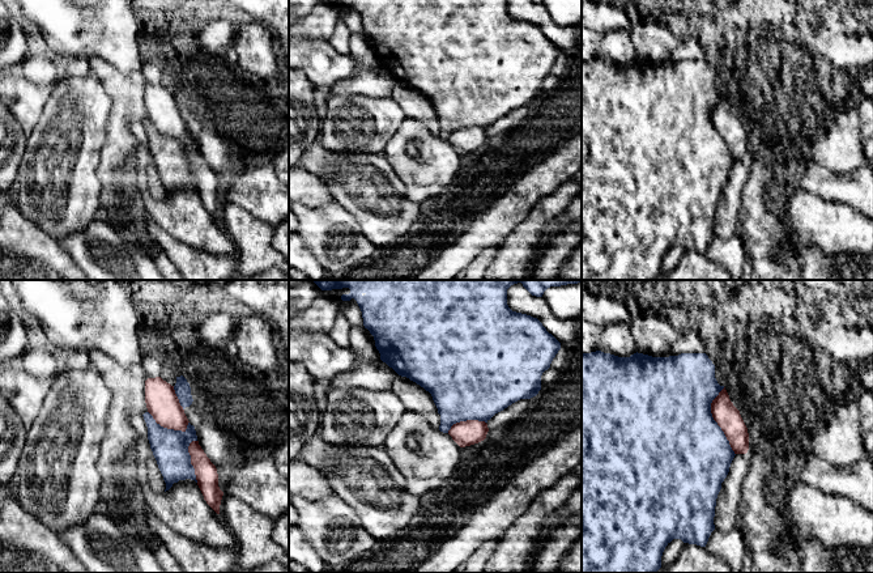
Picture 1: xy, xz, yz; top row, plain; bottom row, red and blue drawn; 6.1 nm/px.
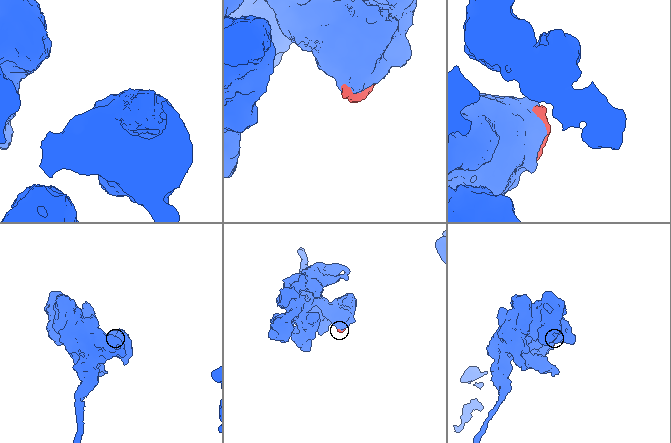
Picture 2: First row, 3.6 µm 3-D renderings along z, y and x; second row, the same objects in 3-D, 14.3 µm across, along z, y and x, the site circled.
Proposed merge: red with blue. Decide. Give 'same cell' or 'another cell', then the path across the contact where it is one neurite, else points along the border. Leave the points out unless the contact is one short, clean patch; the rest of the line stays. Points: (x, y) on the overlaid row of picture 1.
another cell

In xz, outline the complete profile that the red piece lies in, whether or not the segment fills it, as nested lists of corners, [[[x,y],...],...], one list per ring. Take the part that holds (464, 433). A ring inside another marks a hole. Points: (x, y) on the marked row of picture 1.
[[[467,420],[453,424],[448,434],[460,447],[465,447],[484,441],[487,432],[485,421]]]

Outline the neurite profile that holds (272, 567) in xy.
[[[269,561],[250,573],[289,573],[289,564],[284,565],[278,561]]]

